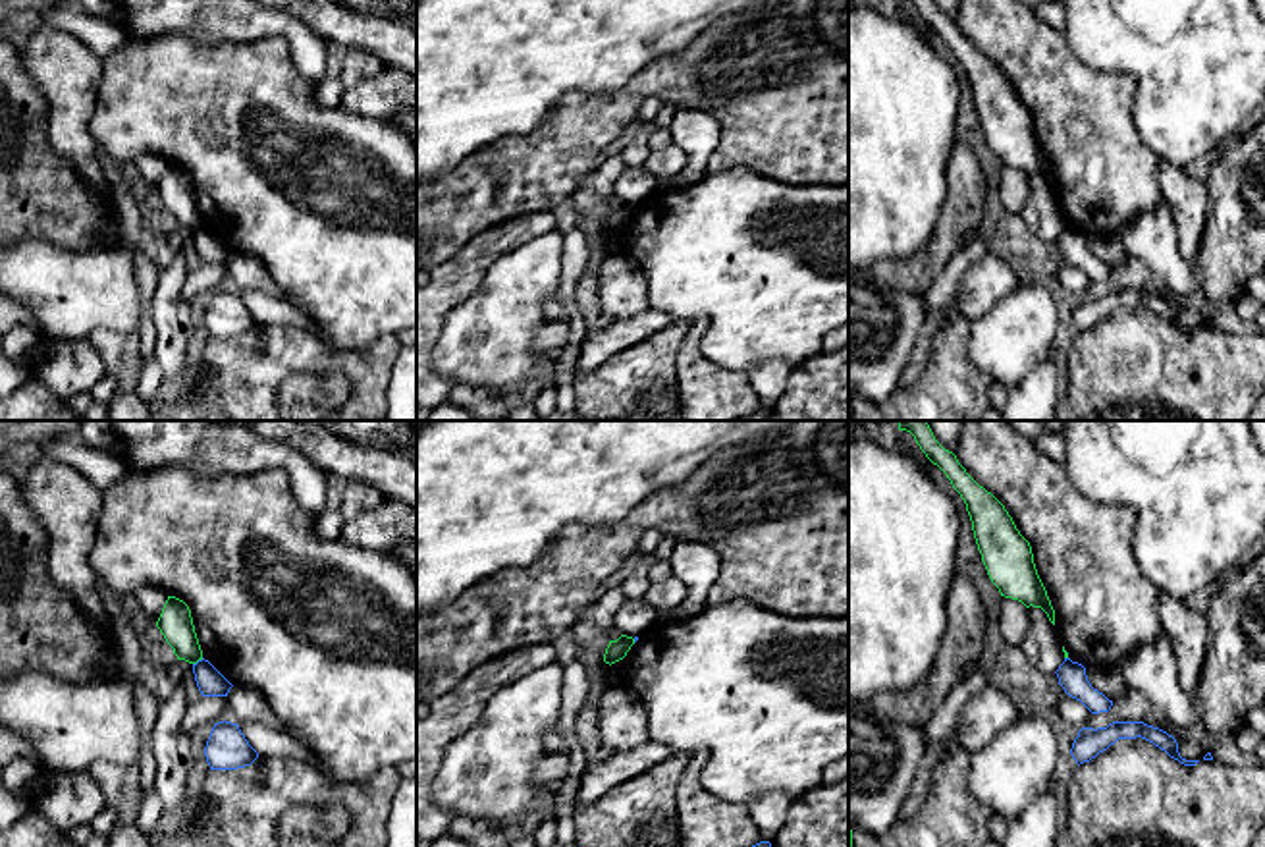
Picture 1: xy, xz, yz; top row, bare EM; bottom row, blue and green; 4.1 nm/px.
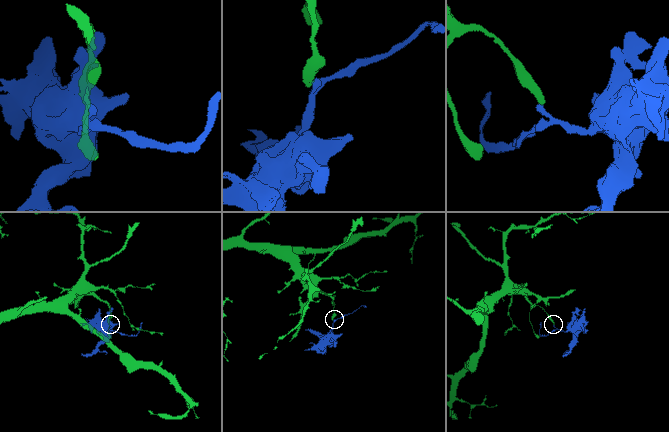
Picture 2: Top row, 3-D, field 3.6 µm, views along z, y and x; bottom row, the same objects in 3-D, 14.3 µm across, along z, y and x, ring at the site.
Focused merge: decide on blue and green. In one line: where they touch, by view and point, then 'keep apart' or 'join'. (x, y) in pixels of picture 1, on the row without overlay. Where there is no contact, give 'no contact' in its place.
xy (199, 228) | keep apart

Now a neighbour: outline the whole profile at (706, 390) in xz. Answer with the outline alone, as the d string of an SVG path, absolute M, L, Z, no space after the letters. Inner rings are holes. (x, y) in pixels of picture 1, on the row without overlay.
M692 318L677 351L677 394L683 421L742 421L760 411L748 372L725 369L700 351L708 318Z

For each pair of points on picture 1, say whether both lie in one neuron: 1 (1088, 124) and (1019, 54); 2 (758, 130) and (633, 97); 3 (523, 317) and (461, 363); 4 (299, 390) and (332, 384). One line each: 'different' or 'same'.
1: same
2: same
3: same
4: same

